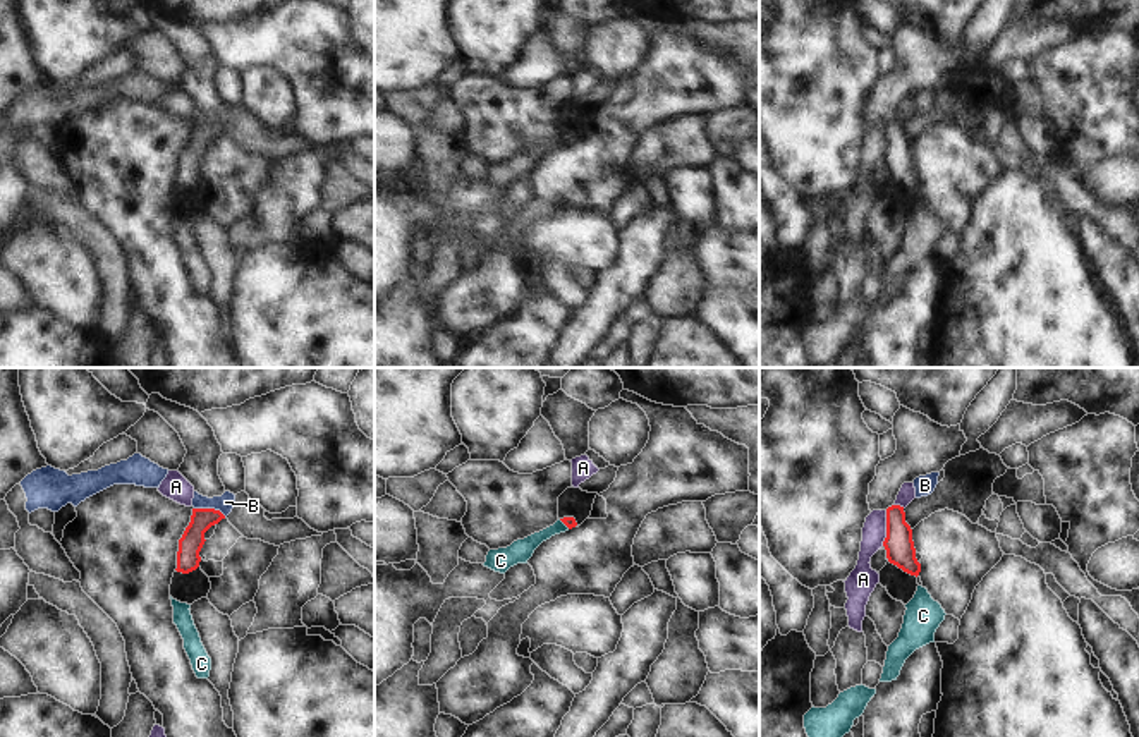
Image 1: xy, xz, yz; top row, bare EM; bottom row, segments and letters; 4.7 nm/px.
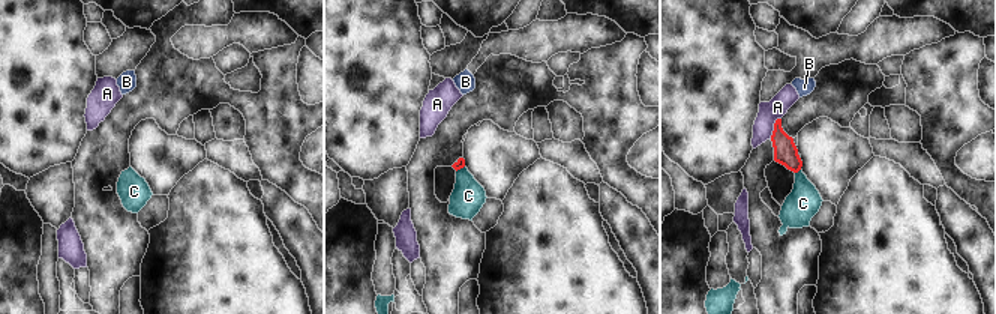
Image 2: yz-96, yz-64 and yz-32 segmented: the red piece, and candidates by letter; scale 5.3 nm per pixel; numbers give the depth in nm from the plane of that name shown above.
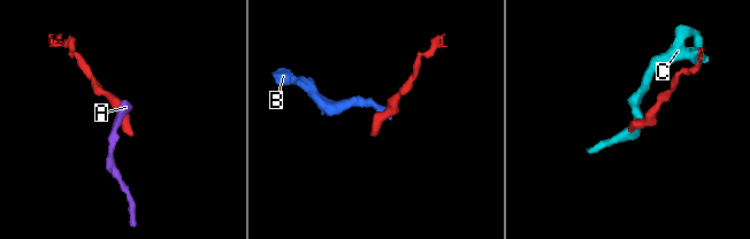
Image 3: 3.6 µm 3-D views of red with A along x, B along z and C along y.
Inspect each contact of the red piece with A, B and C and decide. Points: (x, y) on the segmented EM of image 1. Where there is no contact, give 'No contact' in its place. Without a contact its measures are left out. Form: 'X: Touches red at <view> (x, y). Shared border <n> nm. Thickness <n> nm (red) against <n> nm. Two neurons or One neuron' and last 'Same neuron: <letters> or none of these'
A: Touches red at yz (887, 528). Shared border 170 nm. Thickness 140 nm (red) against 110 nm. Two neurons
B: Touches red at xy (210, 509). Shared border 160 nm. Thickness 110 nm (red) against 80 nm. Two neurons
C: Touches red at xz (564, 523). Shared border 70 nm. Thickness 50 nm (red) against 110 nm. Two neurons
Same neuron: none of these.

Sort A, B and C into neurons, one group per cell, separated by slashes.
A / B / C

